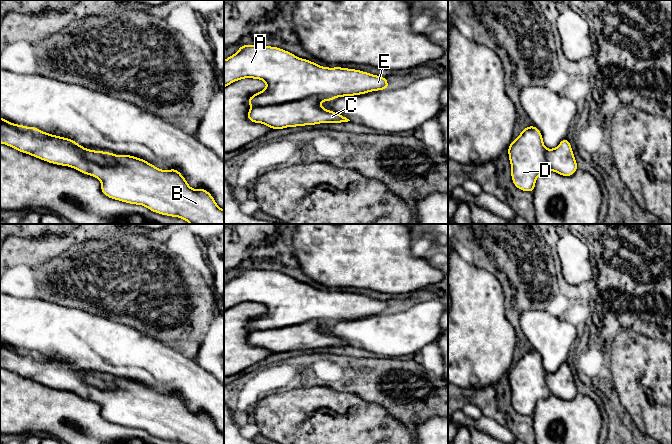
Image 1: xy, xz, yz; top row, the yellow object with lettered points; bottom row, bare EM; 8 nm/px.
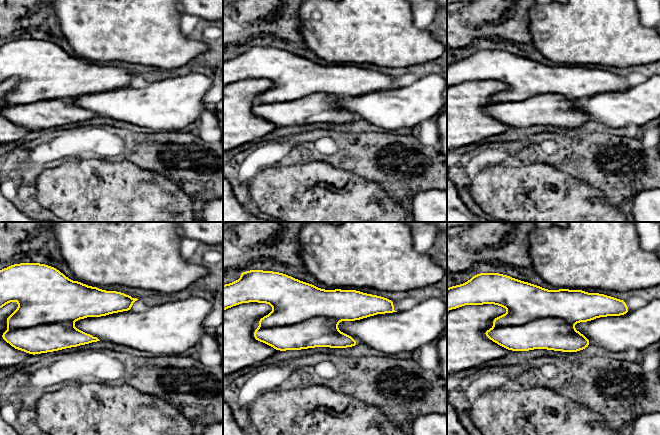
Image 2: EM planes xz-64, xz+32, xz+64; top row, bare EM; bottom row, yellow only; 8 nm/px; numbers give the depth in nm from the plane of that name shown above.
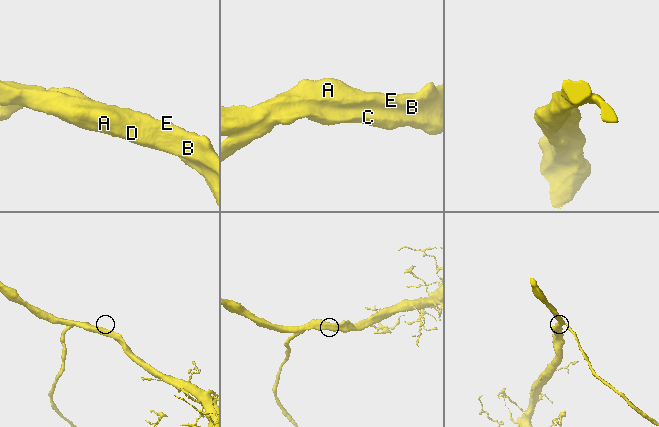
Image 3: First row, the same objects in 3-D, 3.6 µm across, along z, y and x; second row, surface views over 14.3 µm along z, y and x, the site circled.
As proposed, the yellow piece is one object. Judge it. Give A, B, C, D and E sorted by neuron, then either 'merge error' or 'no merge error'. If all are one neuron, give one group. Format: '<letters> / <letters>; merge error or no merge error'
A B C D E; no merge error

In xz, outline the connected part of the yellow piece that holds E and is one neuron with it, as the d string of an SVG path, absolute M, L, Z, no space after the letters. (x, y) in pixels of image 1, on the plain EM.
M258 268L242 269L235 278L224 284L224 312L245 302L259 303L267 308L264 314L247 324L251 330L247 341L251 346L264 348L272 354L348 346L349 343L321 331L320 327L337 321L361 319L389 312L386 301L356 293L322 291L281 272Z

